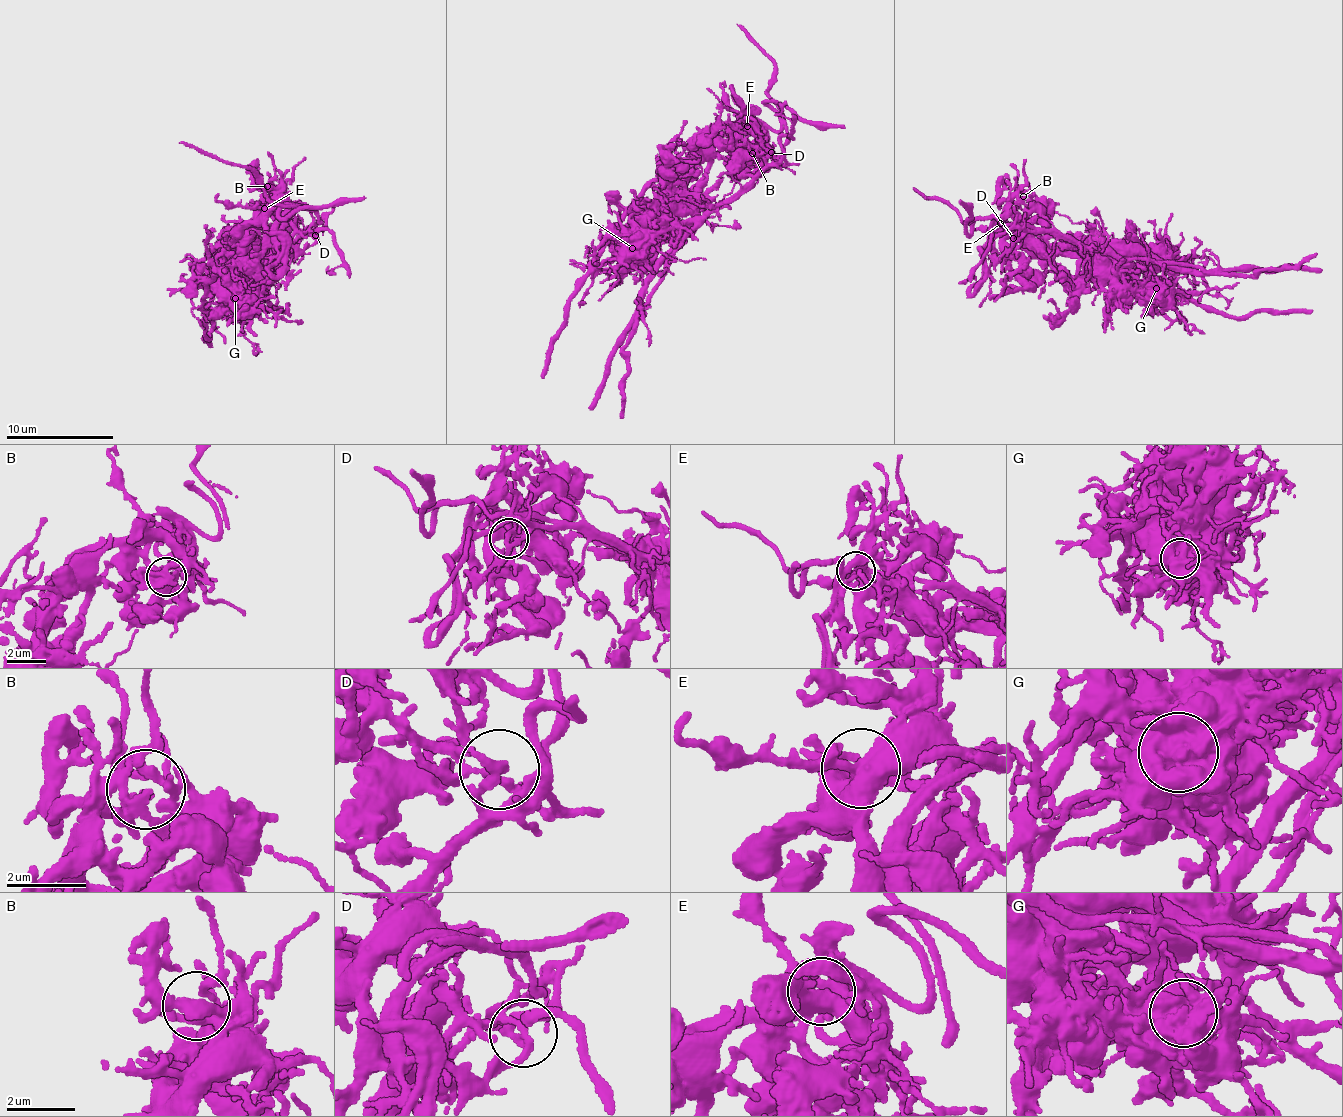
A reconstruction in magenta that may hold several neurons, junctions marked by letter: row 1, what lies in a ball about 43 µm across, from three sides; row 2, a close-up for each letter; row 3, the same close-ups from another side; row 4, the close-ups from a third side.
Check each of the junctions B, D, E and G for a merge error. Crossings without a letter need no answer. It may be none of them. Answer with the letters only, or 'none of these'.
D, G

